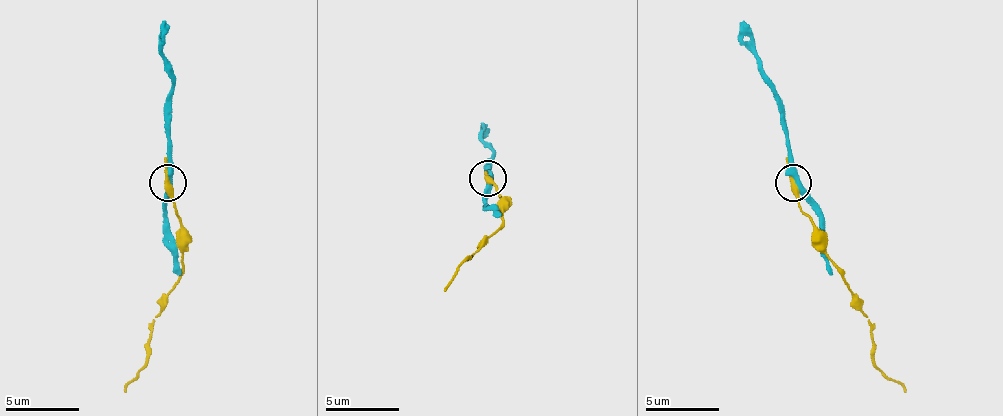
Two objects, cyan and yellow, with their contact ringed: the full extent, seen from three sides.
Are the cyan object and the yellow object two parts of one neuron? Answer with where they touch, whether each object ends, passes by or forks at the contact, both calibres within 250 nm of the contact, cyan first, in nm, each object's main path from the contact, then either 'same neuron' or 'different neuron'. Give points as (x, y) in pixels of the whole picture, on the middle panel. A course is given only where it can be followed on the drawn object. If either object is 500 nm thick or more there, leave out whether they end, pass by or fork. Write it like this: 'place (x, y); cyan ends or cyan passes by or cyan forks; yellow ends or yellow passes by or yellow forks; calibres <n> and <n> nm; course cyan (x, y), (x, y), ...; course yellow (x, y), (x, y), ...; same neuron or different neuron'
place (488, 178); cyan passes by; yellow passes by; calibres 400 and 340 nm; course cyan (487, 181), (490, 151), (483, 140), (483, 125); course yellow (487, 177), (501, 195), (501, 225), (468, 258), (446, 291); different neuron

